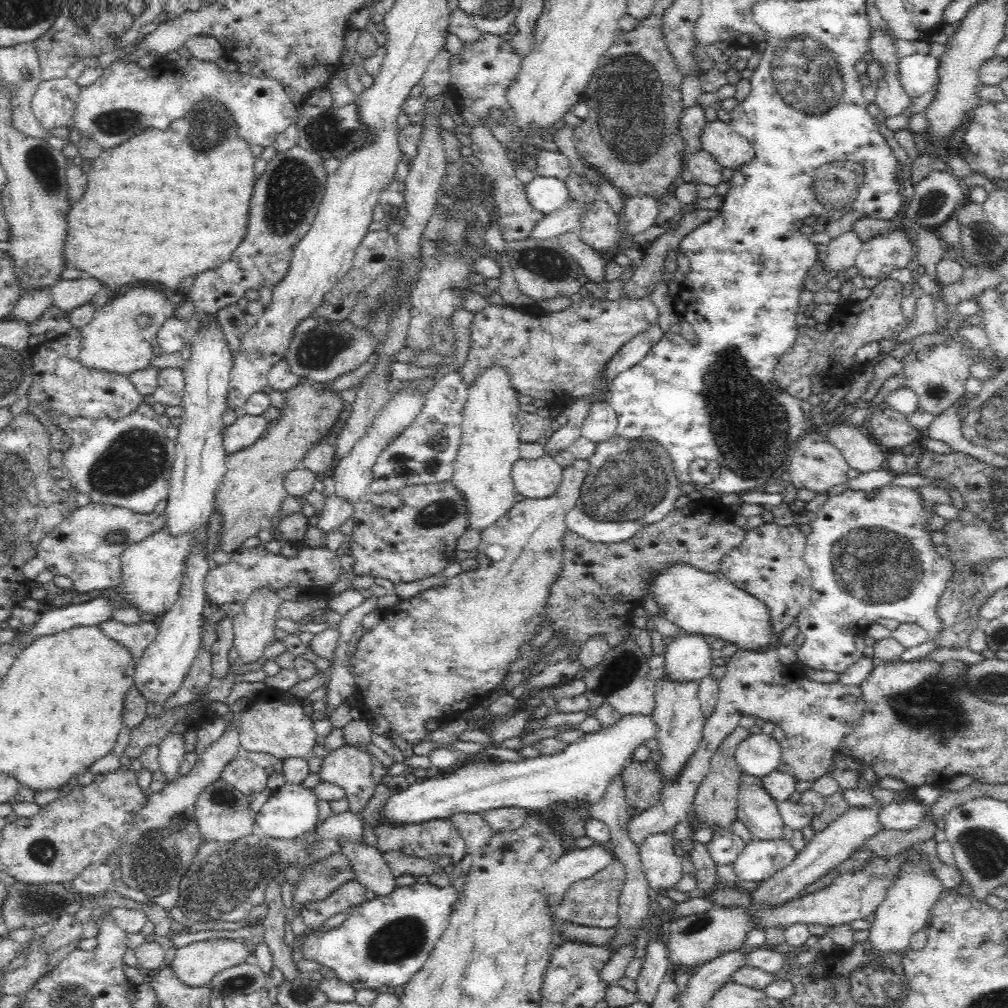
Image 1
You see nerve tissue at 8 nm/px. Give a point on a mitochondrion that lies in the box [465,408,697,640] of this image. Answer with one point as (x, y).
(631, 483)

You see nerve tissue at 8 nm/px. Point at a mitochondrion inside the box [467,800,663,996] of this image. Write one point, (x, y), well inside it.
(589, 958)

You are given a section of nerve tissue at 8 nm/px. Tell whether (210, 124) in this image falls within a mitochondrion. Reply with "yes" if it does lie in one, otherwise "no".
yes

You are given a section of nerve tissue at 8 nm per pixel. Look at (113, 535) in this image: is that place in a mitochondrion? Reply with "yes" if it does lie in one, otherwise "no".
yes

